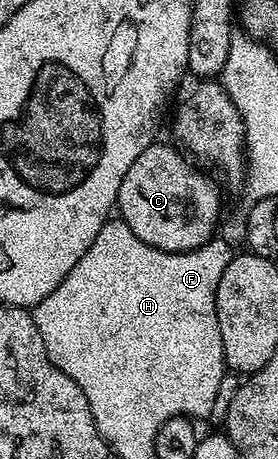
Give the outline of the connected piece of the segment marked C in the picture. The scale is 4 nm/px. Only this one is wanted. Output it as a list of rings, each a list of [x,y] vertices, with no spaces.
[[[176,145],[148,146],[143,156],[139,156],[139,160],[135,160],[131,168],[127,168],[127,176],[123,176],[123,184],[119,184],[115,210],[120,221],[125,222],[127,228],[131,228],[131,232],[135,232],[139,240],[143,240],[143,244],[151,244],[160,250],[183,253],[199,248],[214,237],[213,229],[216,228],[217,217],[221,214],[221,190],[204,172],[206,173],[200,165],[190,161]]]

